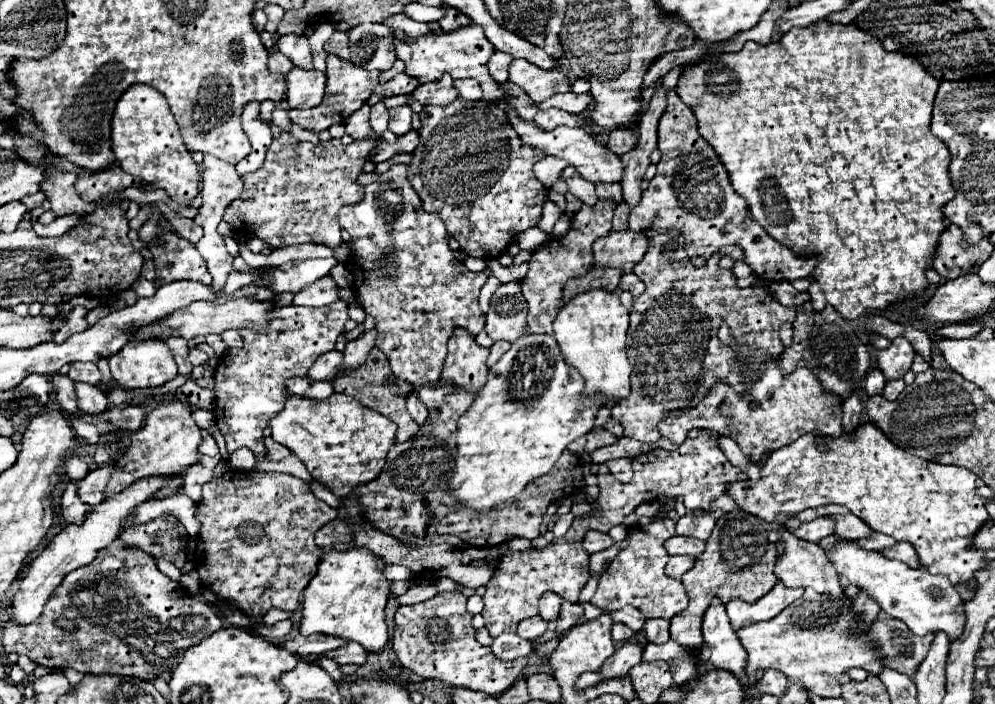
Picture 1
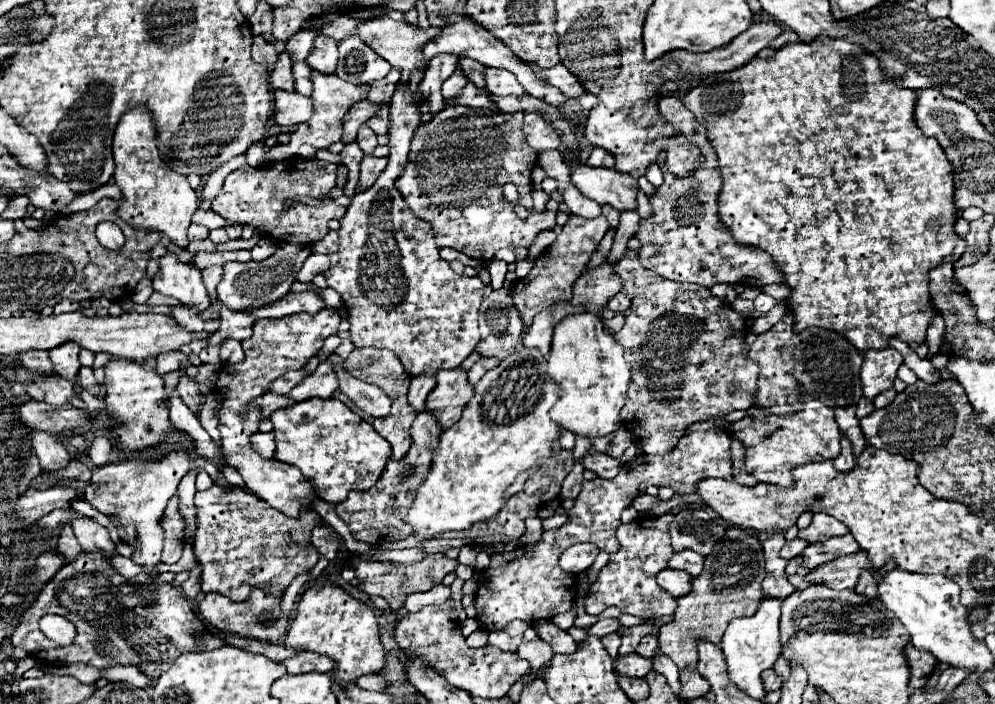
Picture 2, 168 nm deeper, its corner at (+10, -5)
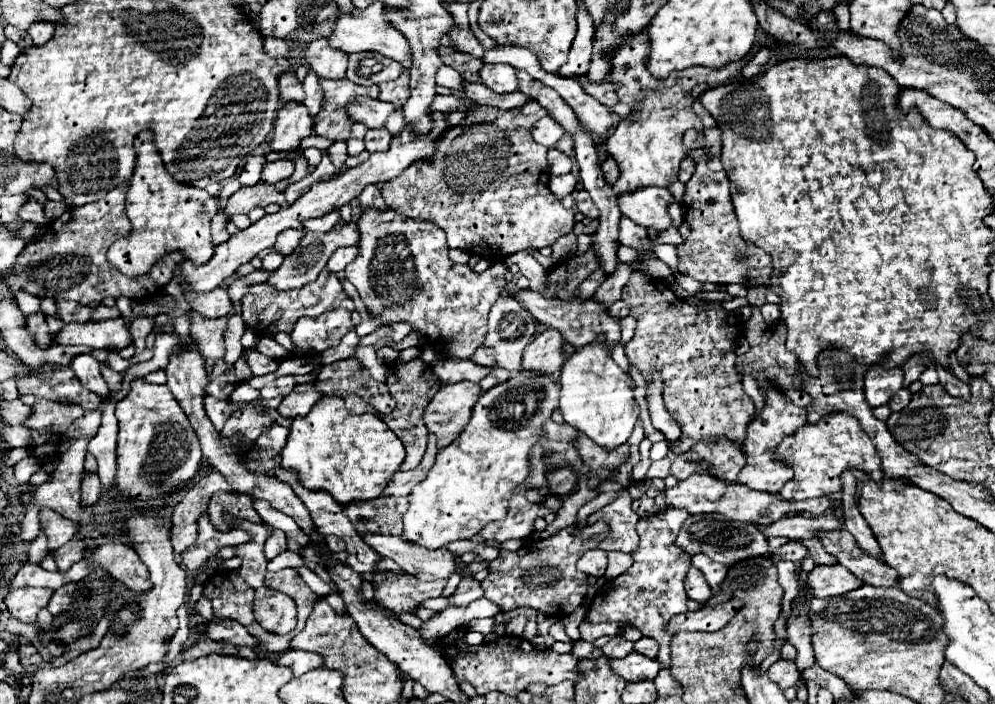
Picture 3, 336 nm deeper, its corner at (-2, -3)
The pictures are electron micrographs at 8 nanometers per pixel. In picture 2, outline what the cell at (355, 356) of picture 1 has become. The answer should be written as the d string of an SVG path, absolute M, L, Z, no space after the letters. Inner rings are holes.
M331 355L327 361L319 363L317 371L311 373L309 377L303 379L303 383L299 383L295 389L291 389L289 397L293 401L307 401L313 397L321 397L321 399L329 399L333 395L333 391L337 389L337 377L333 371L333 363L345 363L343 359L339 359L337 355Z

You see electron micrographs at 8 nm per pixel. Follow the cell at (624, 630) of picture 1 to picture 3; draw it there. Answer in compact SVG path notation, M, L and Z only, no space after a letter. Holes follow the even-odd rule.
M615 635L615 637L611 637L603 647L601 647L601 651L609 657L609 659L617 659L617 657L625 657L625 655L629 655L629 651L633 649L633 641L627 641L623 635Z

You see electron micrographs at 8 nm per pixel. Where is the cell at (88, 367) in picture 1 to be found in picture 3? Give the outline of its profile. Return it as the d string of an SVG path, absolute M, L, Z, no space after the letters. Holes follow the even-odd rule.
M101 365L101 375L103 375L103 379L105 379L109 391L117 393L117 391L121 389L121 375L119 375L119 373L115 373L115 371L109 369L107 365Z

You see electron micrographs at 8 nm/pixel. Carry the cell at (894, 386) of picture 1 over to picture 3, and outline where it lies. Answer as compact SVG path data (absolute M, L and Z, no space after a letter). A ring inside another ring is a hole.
M903 387L901 391L897 391L897 393L891 397L891 401L889 401L891 411L901 411L901 409L909 403L909 399L911 399L911 391L909 391L907 387Z

